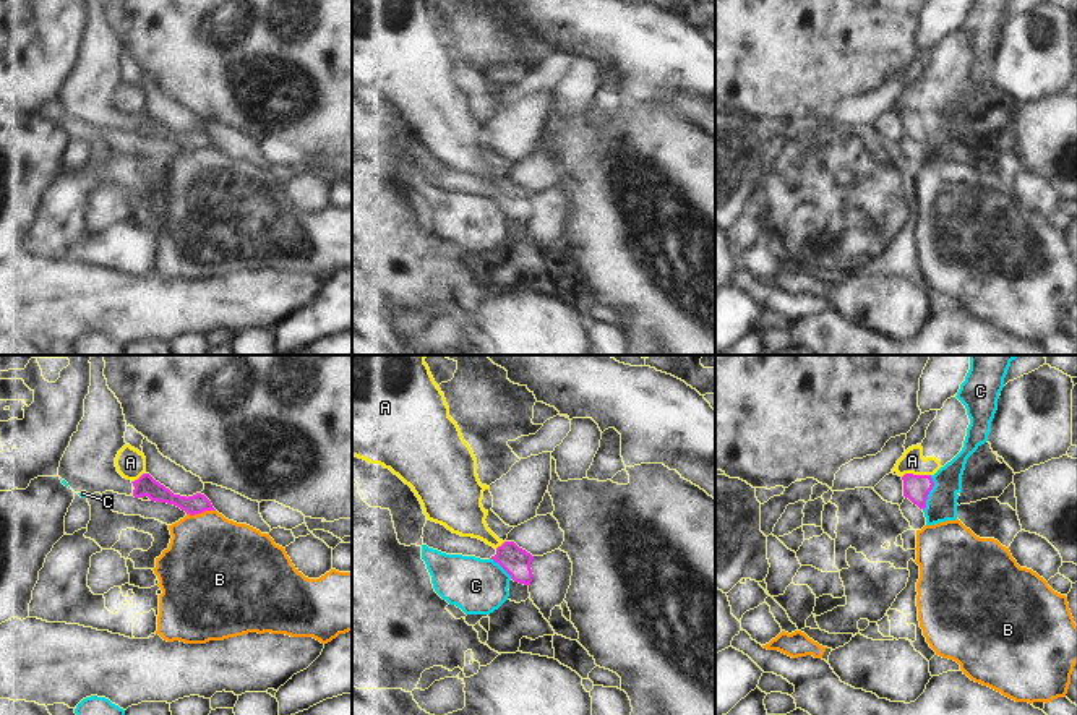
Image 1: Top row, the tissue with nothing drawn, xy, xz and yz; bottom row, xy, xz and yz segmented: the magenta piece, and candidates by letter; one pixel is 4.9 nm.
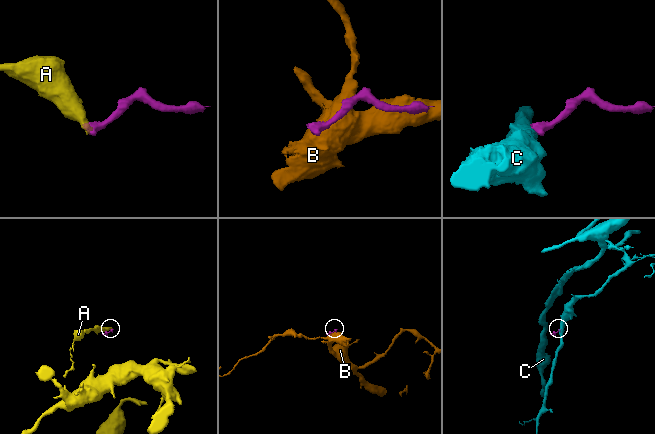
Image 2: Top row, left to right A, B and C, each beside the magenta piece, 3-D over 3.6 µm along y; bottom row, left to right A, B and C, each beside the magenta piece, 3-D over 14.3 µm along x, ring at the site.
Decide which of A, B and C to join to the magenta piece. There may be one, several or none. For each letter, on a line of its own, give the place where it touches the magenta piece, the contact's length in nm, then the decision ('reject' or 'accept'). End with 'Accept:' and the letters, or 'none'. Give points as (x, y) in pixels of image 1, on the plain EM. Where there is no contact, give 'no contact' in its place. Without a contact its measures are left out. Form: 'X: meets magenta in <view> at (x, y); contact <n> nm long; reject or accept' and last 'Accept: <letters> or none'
A: meets magenta in yz at (915, 112); contact 140 nm long; reject
B: meets magenta in xy at (200, 149); contact 150 nm long; reject
C: meets magenta in yz at (928, 130); contact 190 nm long; reject
Accept: none

